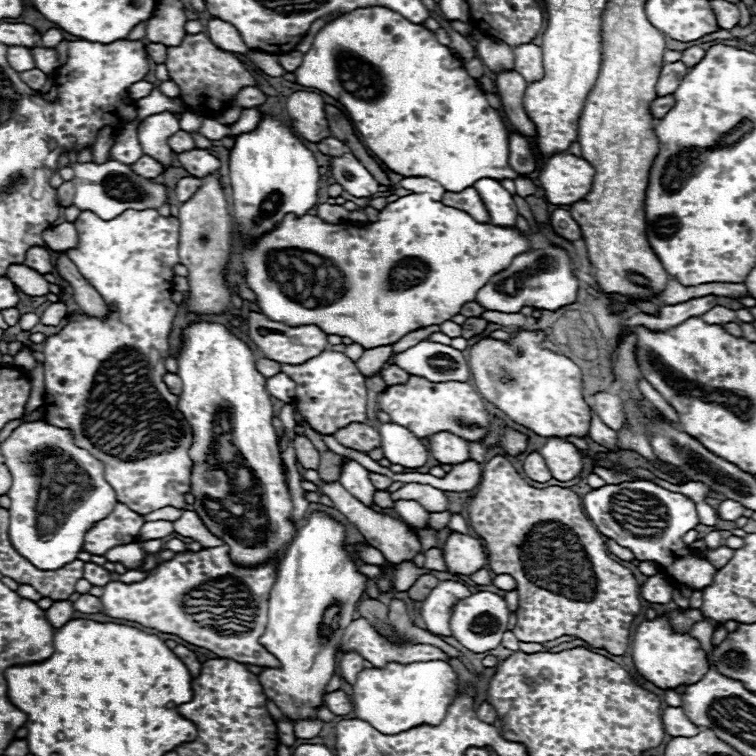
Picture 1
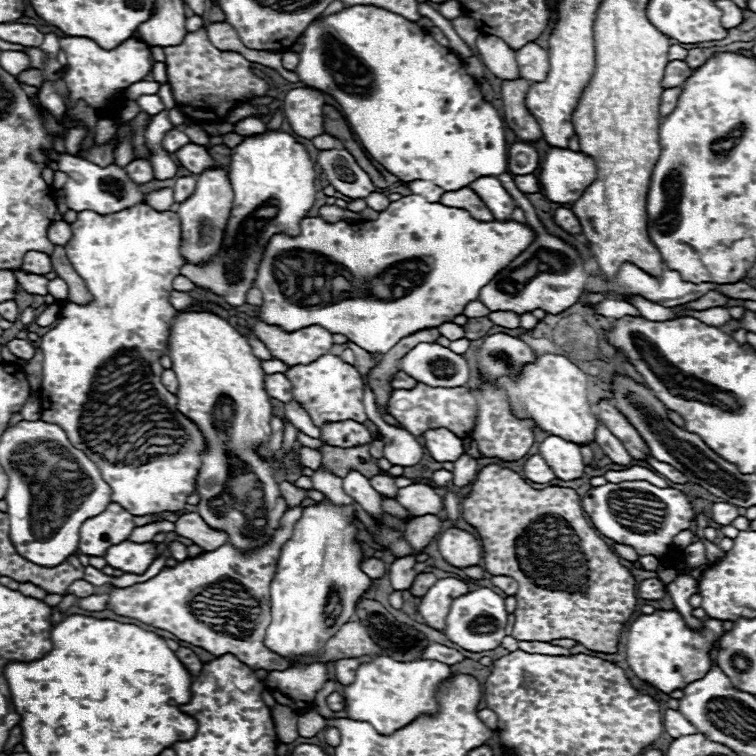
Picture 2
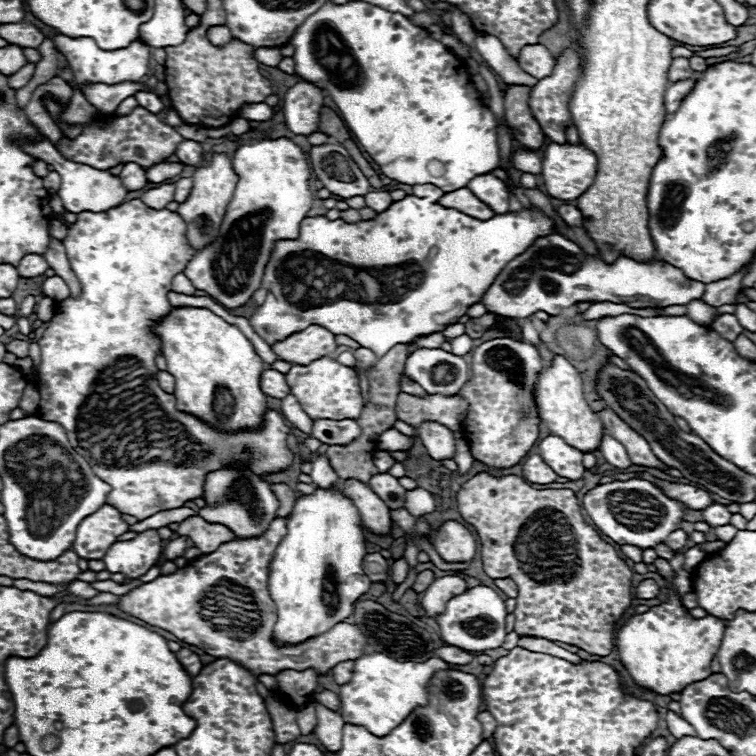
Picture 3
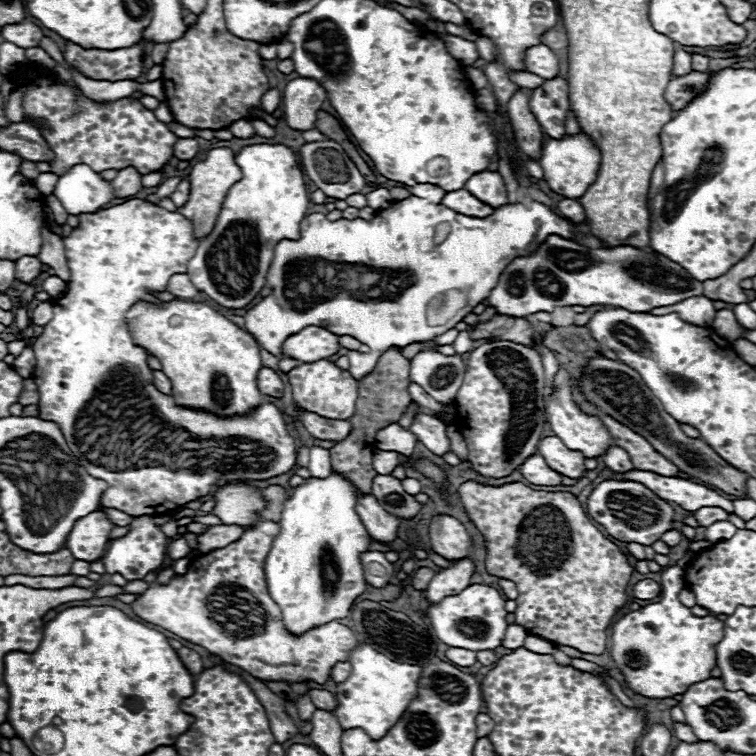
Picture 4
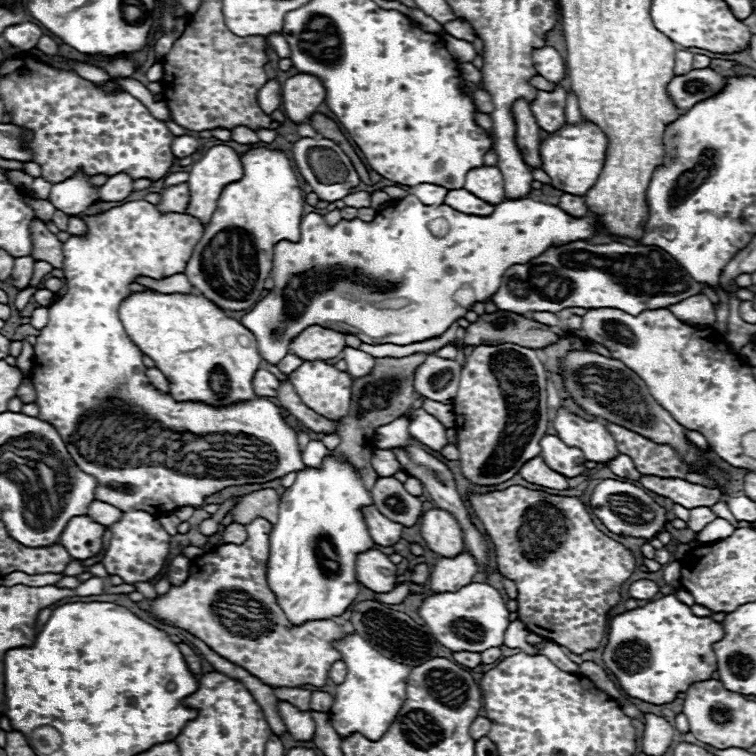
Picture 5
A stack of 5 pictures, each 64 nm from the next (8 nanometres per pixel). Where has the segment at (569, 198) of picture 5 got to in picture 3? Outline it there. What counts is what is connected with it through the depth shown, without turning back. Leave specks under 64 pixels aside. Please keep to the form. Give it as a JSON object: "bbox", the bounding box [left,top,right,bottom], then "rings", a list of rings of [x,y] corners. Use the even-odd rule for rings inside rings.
{"bbox":[558,204,582,228],"rings":[[[562,204],[558,208],[558,216],[566,222],[566,226],[570,228],[580,228],[582,226],[582,214],[574,204]]]}

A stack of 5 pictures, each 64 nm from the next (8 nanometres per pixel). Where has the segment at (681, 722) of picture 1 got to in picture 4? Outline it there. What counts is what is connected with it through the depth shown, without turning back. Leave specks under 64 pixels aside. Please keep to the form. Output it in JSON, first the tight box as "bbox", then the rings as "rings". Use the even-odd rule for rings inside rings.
{"bbox":[674,722,698,742],"rings":[[[674,722],[674,736],[682,742],[696,742],[698,740],[694,730],[688,724],[680,724],[680,722]]]}

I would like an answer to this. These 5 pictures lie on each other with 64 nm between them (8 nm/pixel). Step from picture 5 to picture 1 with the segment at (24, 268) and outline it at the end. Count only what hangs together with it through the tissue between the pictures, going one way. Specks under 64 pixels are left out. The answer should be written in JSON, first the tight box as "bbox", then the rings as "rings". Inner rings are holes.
{"bbox":[24,246,54,274],"rings":[[[32,246],[28,252],[26,252],[26,260],[24,260],[26,266],[38,270],[40,274],[46,274],[46,272],[54,272],[54,264],[52,264],[52,256],[48,252],[48,248],[42,248],[42,246]]]}

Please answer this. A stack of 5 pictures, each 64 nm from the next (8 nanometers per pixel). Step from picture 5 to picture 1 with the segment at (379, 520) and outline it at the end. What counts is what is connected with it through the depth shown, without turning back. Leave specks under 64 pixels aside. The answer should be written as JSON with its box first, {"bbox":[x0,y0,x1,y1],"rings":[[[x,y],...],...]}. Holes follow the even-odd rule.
{"bbox":[340,460,374,506],"rings":[[[346,460],[342,464],[342,474],[340,474],[340,482],[342,486],[346,486],[346,490],[350,490],[350,494],[354,494],[360,502],[372,506],[372,496],[374,496],[374,486],[368,478],[368,470],[364,466],[360,466],[354,460]]]}

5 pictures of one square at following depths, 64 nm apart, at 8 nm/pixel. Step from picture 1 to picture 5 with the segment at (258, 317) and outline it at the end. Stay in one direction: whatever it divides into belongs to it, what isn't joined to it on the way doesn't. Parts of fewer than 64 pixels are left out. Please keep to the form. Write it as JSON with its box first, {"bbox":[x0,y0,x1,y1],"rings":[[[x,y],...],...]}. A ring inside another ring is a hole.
{"bbox":[290,326,346,362],"rings":[[[308,326],[290,342],[290,354],[312,362],[314,358],[334,358],[346,348],[344,334],[322,326]]]}

